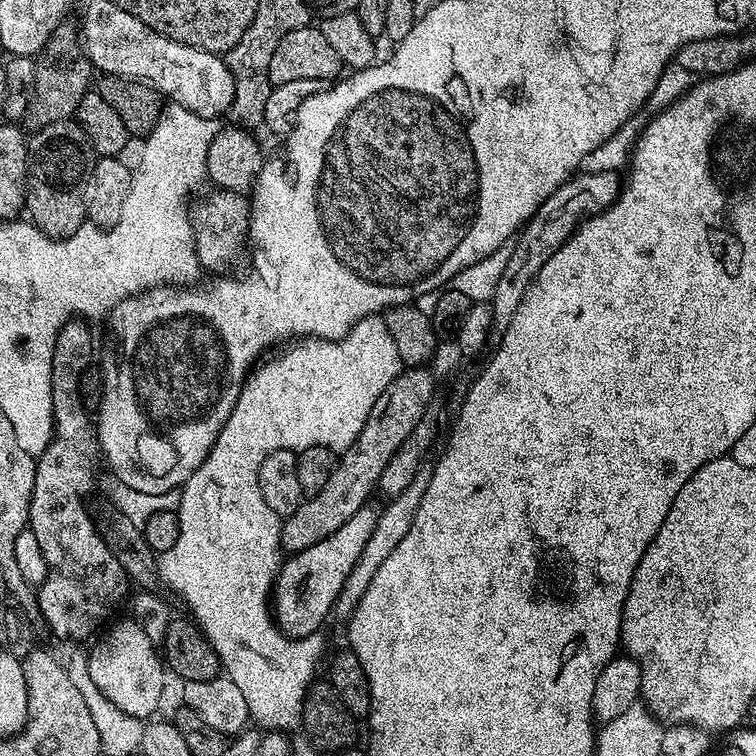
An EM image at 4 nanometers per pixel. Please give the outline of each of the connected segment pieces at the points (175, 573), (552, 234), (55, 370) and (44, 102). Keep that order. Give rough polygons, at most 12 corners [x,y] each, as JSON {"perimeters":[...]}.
{"perimeters":[[[380,314],[245,380],[179,489],[161,581],[261,729],[324,652],[270,597],[274,450],[343,453],[402,370]],[[613,172],[567,180],[520,229],[491,298],[503,334],[538,270],[615,202]],[[73,318],[50,370],[53,437],[28,528],[48,563],[39,619],[95,637],[127,574],[84,505],[102,464],[80,383],[92,332]],[[61,24],[35,57],[37,125],[75,117],[94,80],[82,37]]]}

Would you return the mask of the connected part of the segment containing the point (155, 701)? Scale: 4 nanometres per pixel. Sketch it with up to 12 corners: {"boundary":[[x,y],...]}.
{"boundary":[[125,618],[88,652],[116,708],[151,719],[166,670],[155,641]]}

